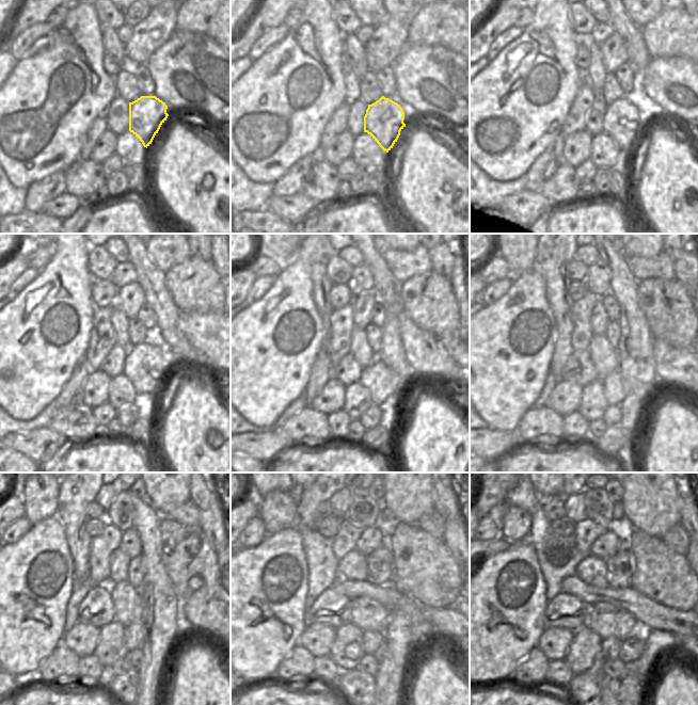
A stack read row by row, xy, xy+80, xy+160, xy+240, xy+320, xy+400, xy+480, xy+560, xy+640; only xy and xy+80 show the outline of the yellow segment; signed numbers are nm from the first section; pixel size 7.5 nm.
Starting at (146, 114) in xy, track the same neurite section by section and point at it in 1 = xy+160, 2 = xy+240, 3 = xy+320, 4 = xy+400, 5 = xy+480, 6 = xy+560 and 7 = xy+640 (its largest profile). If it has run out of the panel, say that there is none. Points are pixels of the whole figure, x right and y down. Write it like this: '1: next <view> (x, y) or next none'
1: next xy+160 (621, 122)
2: next xy+240 (144, 367)
3: next xy+320 (381, 382)
4: next xy+400 (613, 390)
5: next xy+480 (135, 633)
6: next xy+560 (373, 640)
7: next xy+640 (611, 646)

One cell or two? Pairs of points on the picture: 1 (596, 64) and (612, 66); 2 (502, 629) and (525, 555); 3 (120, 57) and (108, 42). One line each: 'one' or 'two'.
1: two
2: one
3: one

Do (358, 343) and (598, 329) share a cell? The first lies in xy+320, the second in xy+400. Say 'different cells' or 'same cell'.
different cells

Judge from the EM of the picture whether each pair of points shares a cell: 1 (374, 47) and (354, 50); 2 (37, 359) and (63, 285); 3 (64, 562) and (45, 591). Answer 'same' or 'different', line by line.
1: different
2: same
3: same

